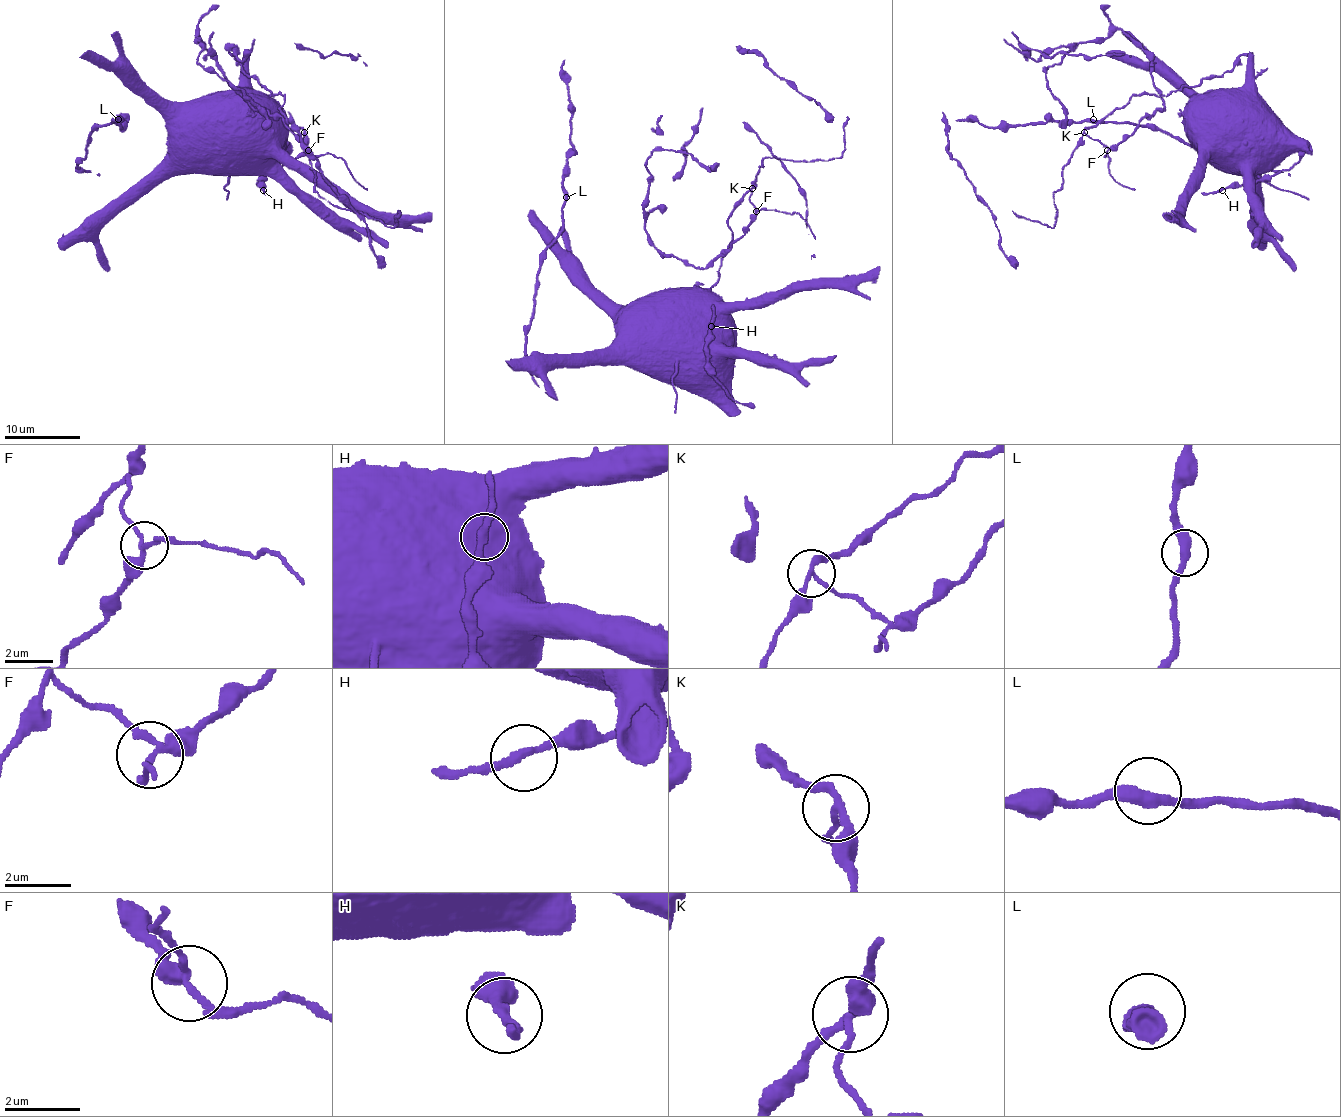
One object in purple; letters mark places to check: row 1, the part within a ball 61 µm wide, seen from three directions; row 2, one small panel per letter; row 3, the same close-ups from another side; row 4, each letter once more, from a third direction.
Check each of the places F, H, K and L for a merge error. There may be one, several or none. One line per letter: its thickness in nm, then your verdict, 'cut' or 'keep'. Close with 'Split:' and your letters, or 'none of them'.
F: 200 nm thick; cut
H: 240 nm thick; keep
K: 180 nm thick; cut
L: 380 nm thick; keep
Split: F, K

